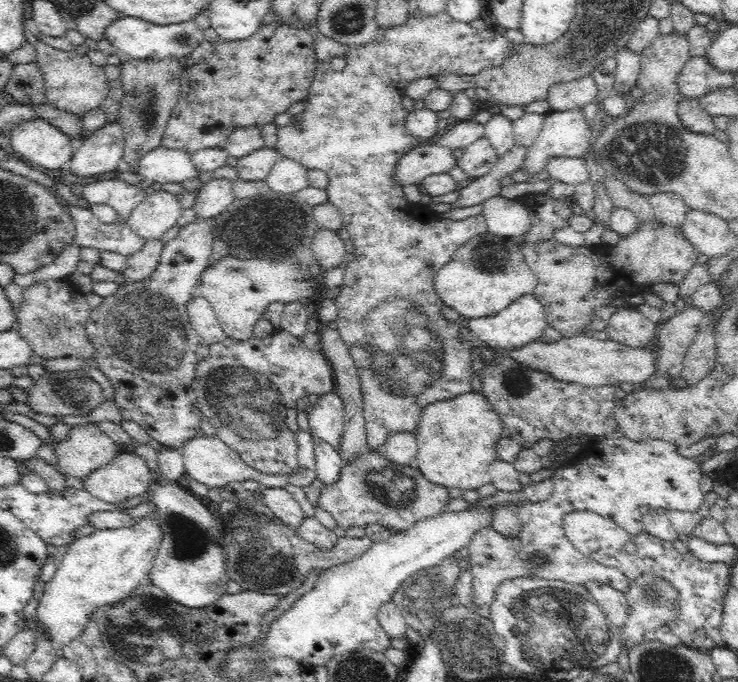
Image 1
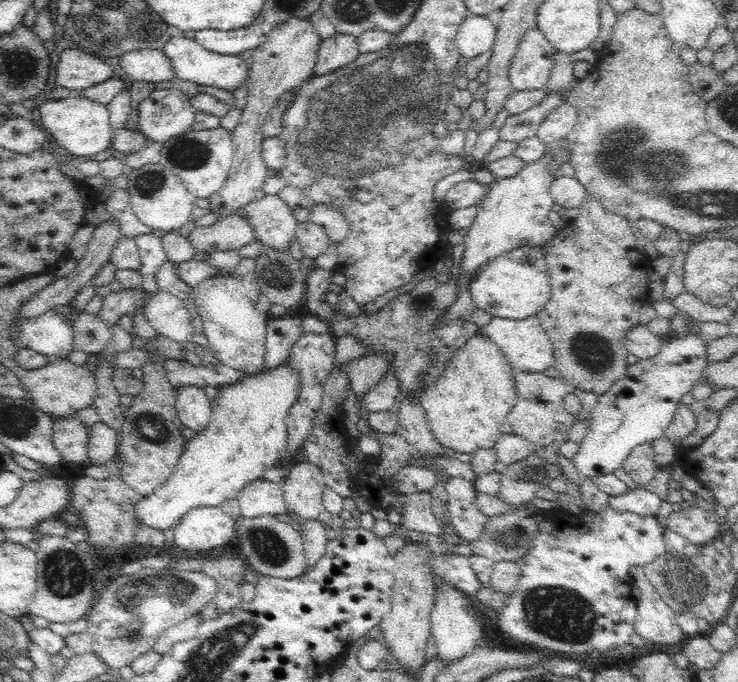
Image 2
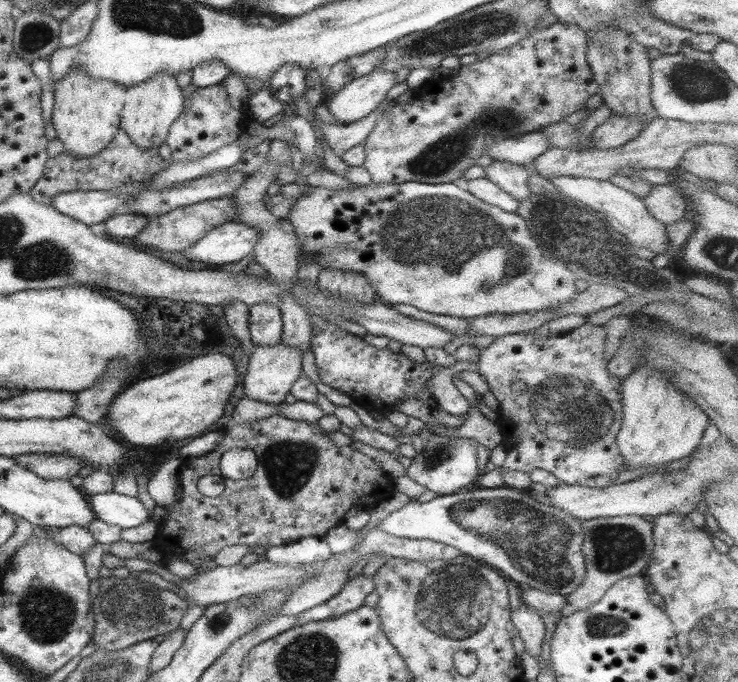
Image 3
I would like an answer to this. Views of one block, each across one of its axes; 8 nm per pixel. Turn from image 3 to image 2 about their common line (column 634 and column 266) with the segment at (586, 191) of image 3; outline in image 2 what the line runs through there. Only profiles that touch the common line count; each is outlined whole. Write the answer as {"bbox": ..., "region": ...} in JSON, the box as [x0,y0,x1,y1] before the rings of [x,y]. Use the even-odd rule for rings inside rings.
{"bbox":[232,194,299,251],"region":[[[265,194],[262,199],[248,202],[232,214],[248,219],[256,240],[274,250],[288,251],[290,240],[299,225],[289,206],[278,195]]]}

